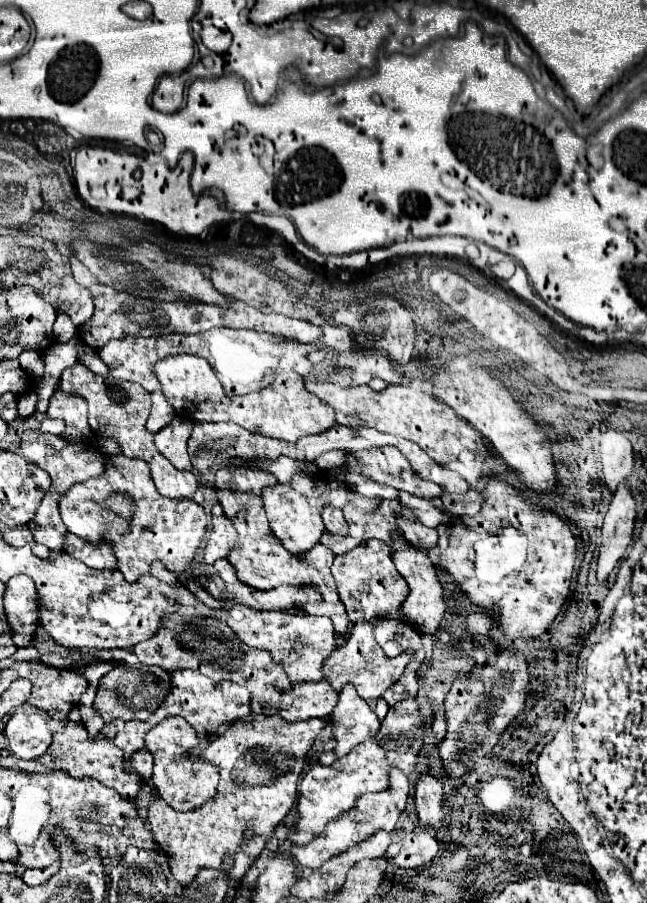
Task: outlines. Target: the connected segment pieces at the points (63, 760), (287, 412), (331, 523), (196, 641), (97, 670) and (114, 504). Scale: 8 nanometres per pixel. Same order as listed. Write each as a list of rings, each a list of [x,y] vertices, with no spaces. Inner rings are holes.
[[[54,722],[50,724],[52,728],[52,744],[50,748],[34,760],[24,762],[24,770],[28,772],[50,772],[50,770],[64,770],[68,774],[72,774],[74,778],[98,778],[98,782],[102,782],[104,786],[114,786],[116,784],[116,792],[120,792],[120,796],[125,799],[135,799],[140,790],[140,784],[136,778],[126,776],[122,770],[122,750],[118,750],[118,746],[106,738],[104,734],[98,734],[96,738],[88,736],[86,724],[84,722]]]
[[[190,354],[168,356],[154,366],[154,372],[162,382],[164,396],[170,400],[176,412],[192,420],[234,422],[254,434],[262,434],[286,442],[296,442],[306,434],[318,434],[334,426],[334,410],[328,404],[324,404],[318,396],[306,392],[304,378],[294,372],[286,372],[284,382],[270,384],[260,392],[246,396],[242,400],[228,398],[216,374],[212,372],[212,368],[208,368],[208,362],[198,356],[190,356]]]
[[[326,508],[322,518],[324,518],[324,524],[326,524],[328,532],[332,532],[332,534],[346,534],[348,526],[346,526],[342,510],[338,510],[338,508]]]
[[[194,616],[194,618],[168,618],[154,638],[134,646],[134,654],[146,666],[160,666],[164,670],[196,670],[212,680],[230,680],[242,684],[252,694],[252,710],[258,714],[278,714],[284,720],[308,720],[326,718],[334,708],[338,694],[326,680],[292,684],[278,662],[264,650],[254,650],[238,640],[234,630],[218,618]],[[302,690],[302,692],[300,692]]]
[[[102,662],[102,664],[98,664],[98,666],[96,666],[96,664],[90,664],[90,666],[86,666],[86,668],[78,668],[78,672],[82,672],[90,684],[98,684],[98,680],[100,680],[110,668],[112,668],[112,664]]]
[[[114,496],[114,498],[110,498],[110,500],[106,500],[104,502],[106,506],[110,506],[116,514],[122,514],[122,516],[130,516],[130,512],[132,512],[132,506],[130,506],[130,502],[124,498],[124,496]]]

